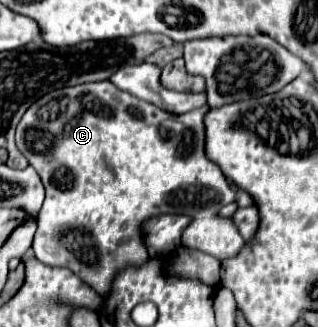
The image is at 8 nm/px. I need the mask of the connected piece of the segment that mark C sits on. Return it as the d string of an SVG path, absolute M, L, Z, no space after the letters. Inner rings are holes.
M104 80L104 82L90 82L90 84L78 84L78 86L70 86L70 88L60 88L54 92L44 94L42 98L38 98L22 116L18 128L16 128L16 146L20 148L20 152L28 158L28 162L36 168L36 172L40 174L44 188L46 188L46 200L44 206L38 214L40 222L38 222L38 230L34 236L34 244L32 250L36 254L36 258L44 264L50 266L64 266L64 268L72 268L90 288L94 288L102 298L106 298L106 290L110 290L110 282L114 282L114 274L120 274L126 266L142 266L142 262L148 260L148 252L144 246L144 240L140 236L140 226L144 220L148 220L150 216L156 214L186 214L192 216L192 224L184 230L182 234L182 244L194 250L202 250L208 252L212 256L216 256L218 260L226 260L232 258L234 254L238 254L238 250L244 246L244 238L238 234L236 226L232 224L230 218L218 218L218 210L230 202L238 202L238 192L230 188L228 180L224 178L222 170L210 162L204 154L204 114L206 110L194 110L194 112L186 112L182 116L174 116L168 114L164 110L160 110L158 106L140 100L128 92L118 90L112 82ZM42 142L52 142L48 146L46 152L42 152Z

